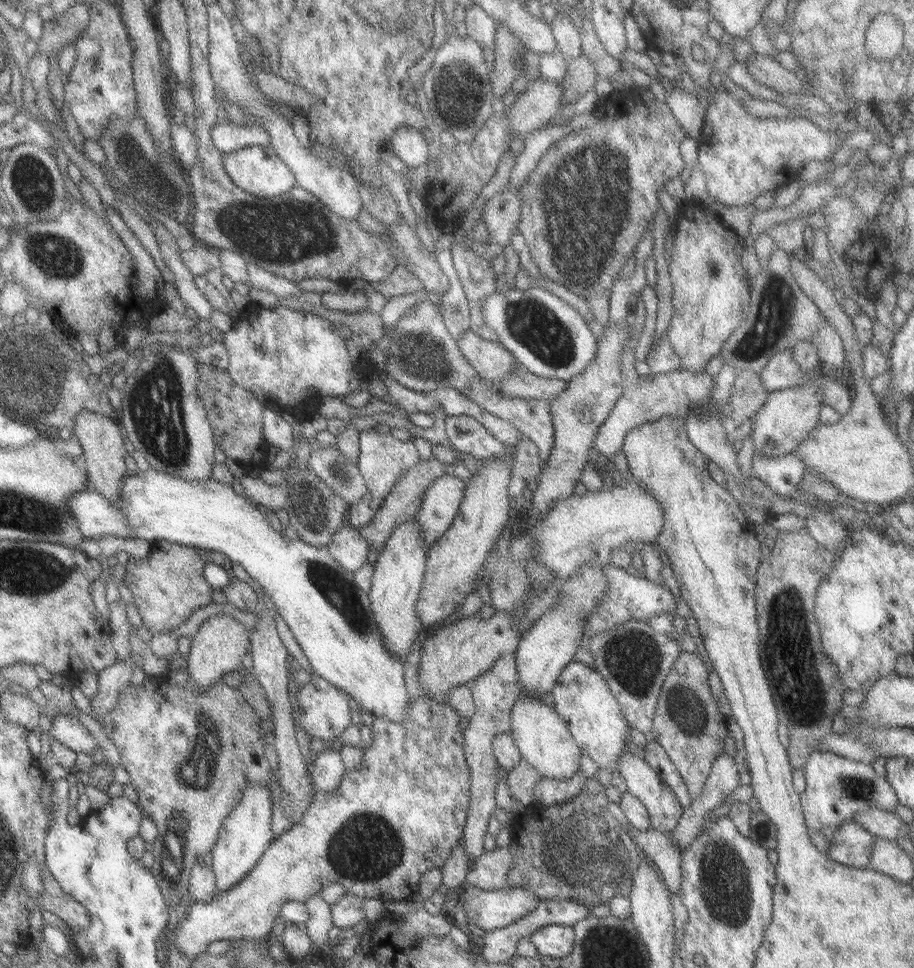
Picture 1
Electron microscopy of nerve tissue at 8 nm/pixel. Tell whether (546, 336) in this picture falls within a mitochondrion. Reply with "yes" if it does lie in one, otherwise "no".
yes

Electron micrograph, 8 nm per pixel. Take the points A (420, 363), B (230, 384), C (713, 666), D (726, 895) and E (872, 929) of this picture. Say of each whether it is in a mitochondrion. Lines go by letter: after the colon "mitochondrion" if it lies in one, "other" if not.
A: mitochondrion
B: other
C: other
D: mitochondrion
E: other

